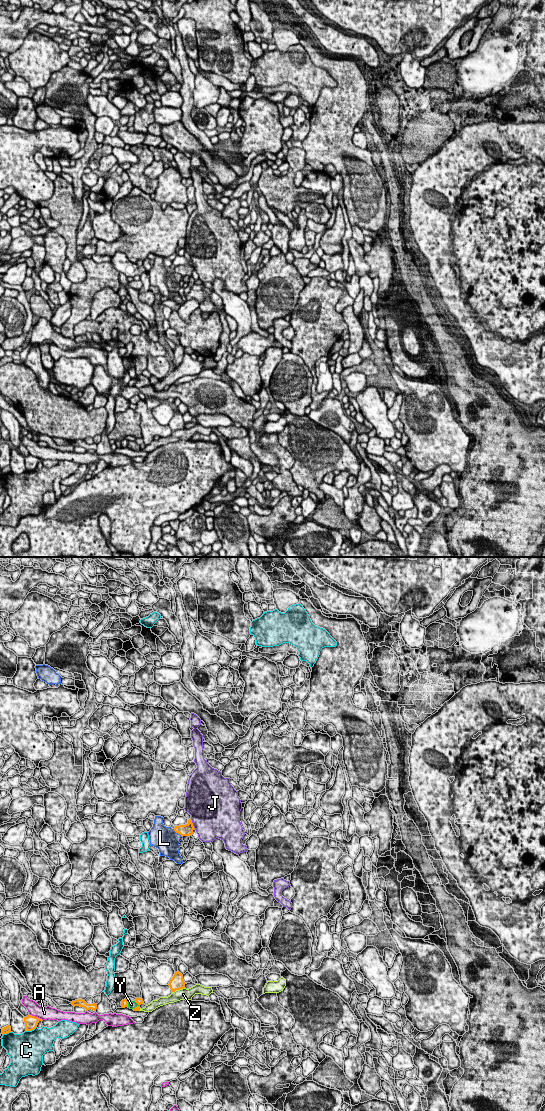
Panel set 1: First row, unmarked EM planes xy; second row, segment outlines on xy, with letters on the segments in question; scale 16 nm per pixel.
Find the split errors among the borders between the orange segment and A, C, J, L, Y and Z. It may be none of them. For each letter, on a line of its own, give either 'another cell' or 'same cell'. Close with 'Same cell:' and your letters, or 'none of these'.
A: another cell
C: another cell
J: another cell
L: another cell
Y: same cell
Z: another cell
Same cell: Y

